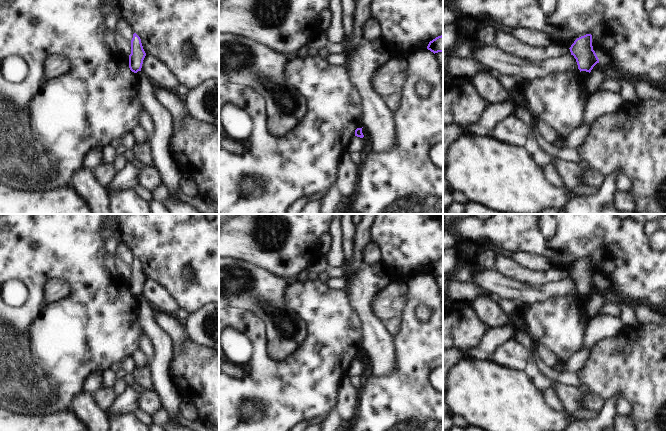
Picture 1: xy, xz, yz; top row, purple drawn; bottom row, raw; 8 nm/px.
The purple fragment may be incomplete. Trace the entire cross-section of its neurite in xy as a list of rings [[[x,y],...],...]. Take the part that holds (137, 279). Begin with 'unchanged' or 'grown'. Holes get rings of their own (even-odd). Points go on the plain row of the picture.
unchanged; [[[134,257],[131,264],[131,278],[129,279],[129,292],[132,296],[141,295],[146,277],[143,273],[140,261]]]

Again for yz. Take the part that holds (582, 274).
unchanged; [[[591,258],[577,262],[569,273],[571,279],[576,283],[580,296],[590,297],[593,291],[599,287],[599,283],[593,274]]]

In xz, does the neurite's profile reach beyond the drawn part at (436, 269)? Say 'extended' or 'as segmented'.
as segmented

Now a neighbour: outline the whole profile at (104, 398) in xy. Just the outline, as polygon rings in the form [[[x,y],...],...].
[[[101,388],[93,393],[93,399],[98,407],[106,412],[113,404],[116,395],[112,389]]]

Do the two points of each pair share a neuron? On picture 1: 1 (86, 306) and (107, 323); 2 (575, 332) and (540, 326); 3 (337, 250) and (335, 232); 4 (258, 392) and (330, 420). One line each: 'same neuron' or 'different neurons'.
1: same neuron
2: same neuron
3: same neuron
4: different neurons

